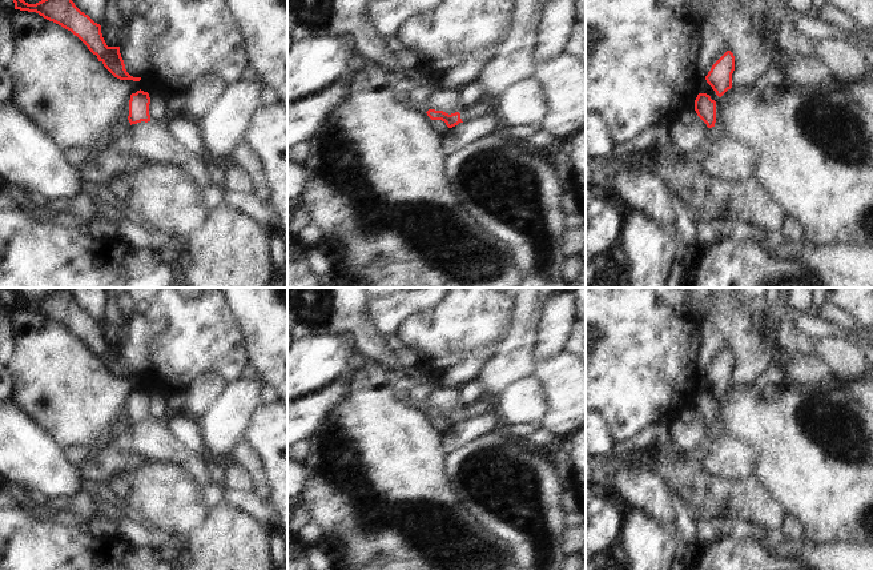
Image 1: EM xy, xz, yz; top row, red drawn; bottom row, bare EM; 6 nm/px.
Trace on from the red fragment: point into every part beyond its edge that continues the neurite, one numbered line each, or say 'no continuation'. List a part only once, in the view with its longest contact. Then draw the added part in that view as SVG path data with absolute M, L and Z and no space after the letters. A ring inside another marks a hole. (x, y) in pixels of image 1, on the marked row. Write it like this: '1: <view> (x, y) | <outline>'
no continuation

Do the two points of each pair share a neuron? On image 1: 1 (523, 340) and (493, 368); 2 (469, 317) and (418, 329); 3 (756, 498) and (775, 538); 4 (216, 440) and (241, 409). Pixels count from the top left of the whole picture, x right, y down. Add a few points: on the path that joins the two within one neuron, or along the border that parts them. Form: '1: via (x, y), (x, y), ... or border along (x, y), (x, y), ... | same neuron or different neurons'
1: via (515, 348), (501, 362) | same neuron
2: via (457, 326), (453, 329), (430, 329) | same neuron
3: border along (780, 529), (761, 532) | different neurons
4: via (220, 432), (233, 417) | same neuron

